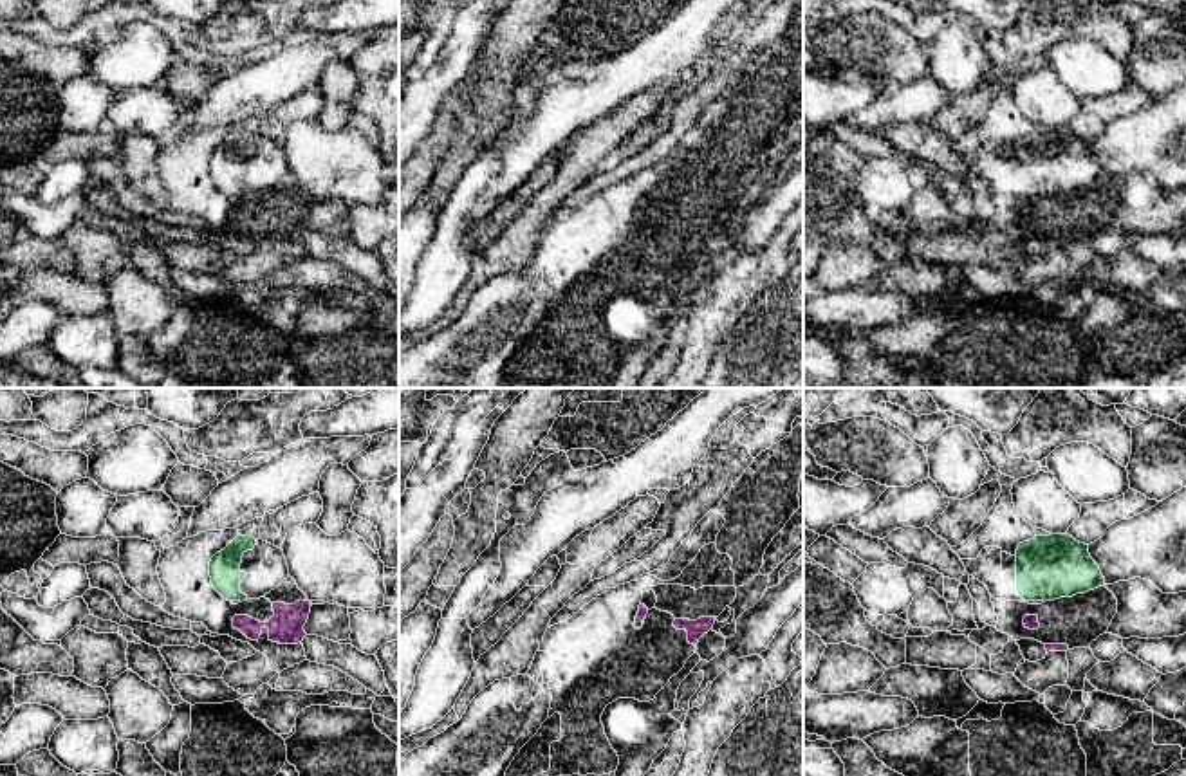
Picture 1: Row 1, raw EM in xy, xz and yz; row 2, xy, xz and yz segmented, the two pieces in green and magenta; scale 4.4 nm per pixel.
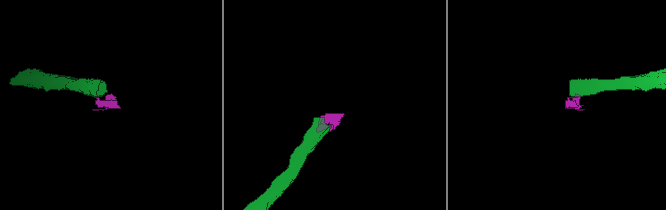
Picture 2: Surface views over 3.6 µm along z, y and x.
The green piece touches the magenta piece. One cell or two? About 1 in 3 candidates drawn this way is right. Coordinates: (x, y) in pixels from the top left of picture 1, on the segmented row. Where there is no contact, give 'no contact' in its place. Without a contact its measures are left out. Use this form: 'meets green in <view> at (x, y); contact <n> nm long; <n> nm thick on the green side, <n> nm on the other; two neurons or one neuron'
meets green in xz at (643, 623); contact 80 nm long; 20 nm thick on the green side, 50 nm on the other; two neurons

